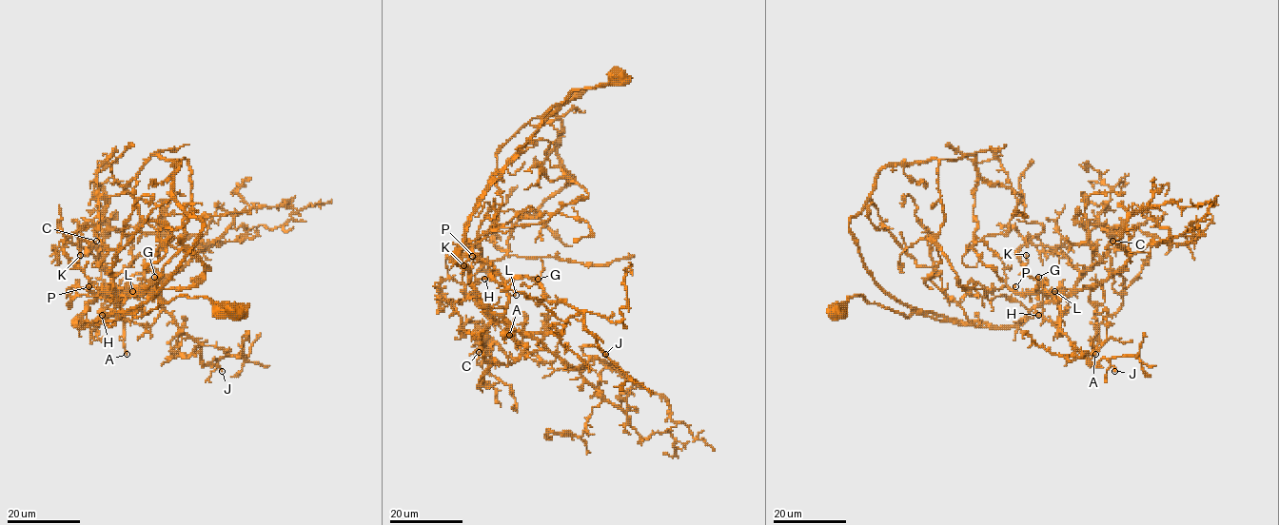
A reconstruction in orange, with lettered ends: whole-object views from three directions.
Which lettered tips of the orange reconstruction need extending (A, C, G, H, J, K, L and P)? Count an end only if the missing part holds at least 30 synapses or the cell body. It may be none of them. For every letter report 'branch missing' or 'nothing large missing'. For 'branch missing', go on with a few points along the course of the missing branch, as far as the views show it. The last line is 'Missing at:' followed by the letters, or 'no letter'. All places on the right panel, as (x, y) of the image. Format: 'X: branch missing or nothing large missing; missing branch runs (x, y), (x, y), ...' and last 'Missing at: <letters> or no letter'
A: branch missing; missing branch runs (1095, 354), (1082, 373), (1084, 378), (1077, 391), (1080, 403)
C: nothing large missing
G: nothing large missing
H: nothing large missing
J: nothing large missing
K: nothing large missing
L: nothing large missing
P: branch missing; missing branch runs (1015, 286), (1014, 290), (1033, 281), (1023, 256)
Missing at: A, P

